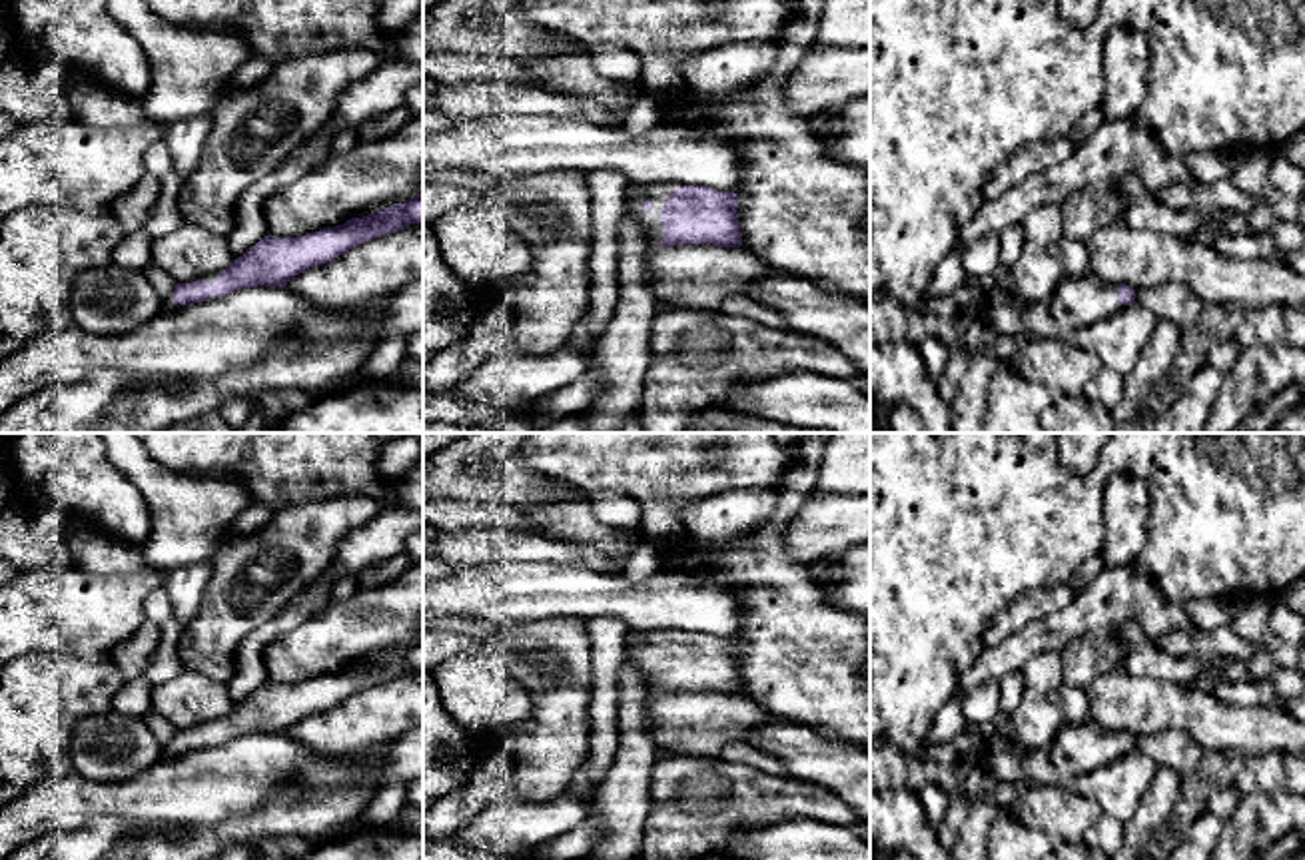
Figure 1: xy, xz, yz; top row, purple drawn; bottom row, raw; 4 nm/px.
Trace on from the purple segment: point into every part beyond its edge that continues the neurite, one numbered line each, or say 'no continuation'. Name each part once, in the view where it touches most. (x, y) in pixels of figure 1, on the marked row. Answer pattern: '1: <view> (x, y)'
1: xz (637, 194)

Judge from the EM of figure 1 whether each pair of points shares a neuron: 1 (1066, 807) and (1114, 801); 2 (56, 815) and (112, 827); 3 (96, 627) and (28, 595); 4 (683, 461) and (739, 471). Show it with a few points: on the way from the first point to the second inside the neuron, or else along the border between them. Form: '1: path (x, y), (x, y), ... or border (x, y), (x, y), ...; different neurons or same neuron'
1: border (1068, 787), (1088, 797), (1102, 811); different neurons
2: border (122, 821), (96, 817), (78, 827), (44, 835); different neurons
3: path (80, 615), (44, 609); same neuron
4: path (697, 473), (725, 473); same neuron

